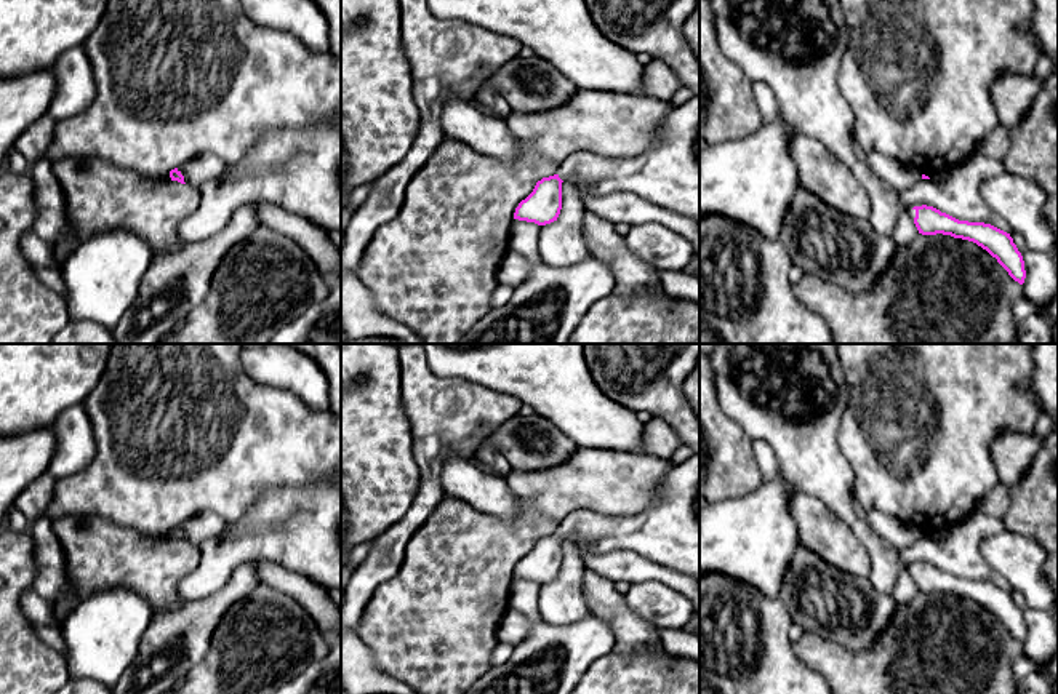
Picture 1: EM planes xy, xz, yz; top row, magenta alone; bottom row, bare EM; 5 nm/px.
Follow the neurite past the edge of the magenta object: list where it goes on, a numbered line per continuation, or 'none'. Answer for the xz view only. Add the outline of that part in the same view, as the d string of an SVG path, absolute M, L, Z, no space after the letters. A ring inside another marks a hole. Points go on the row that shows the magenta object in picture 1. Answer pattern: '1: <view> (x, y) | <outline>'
1: xz (666, 175) | M699 94L669 112L642 154L607 158L579 150L560 163L557 174L597 195L632 192L699 224Z

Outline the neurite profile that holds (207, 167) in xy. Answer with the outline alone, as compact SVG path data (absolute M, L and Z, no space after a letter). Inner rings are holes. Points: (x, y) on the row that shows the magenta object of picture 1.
M205 152L178 166L178 171L187 185L200 187L208 181L221 179L227 171L227 163L214 154Z

